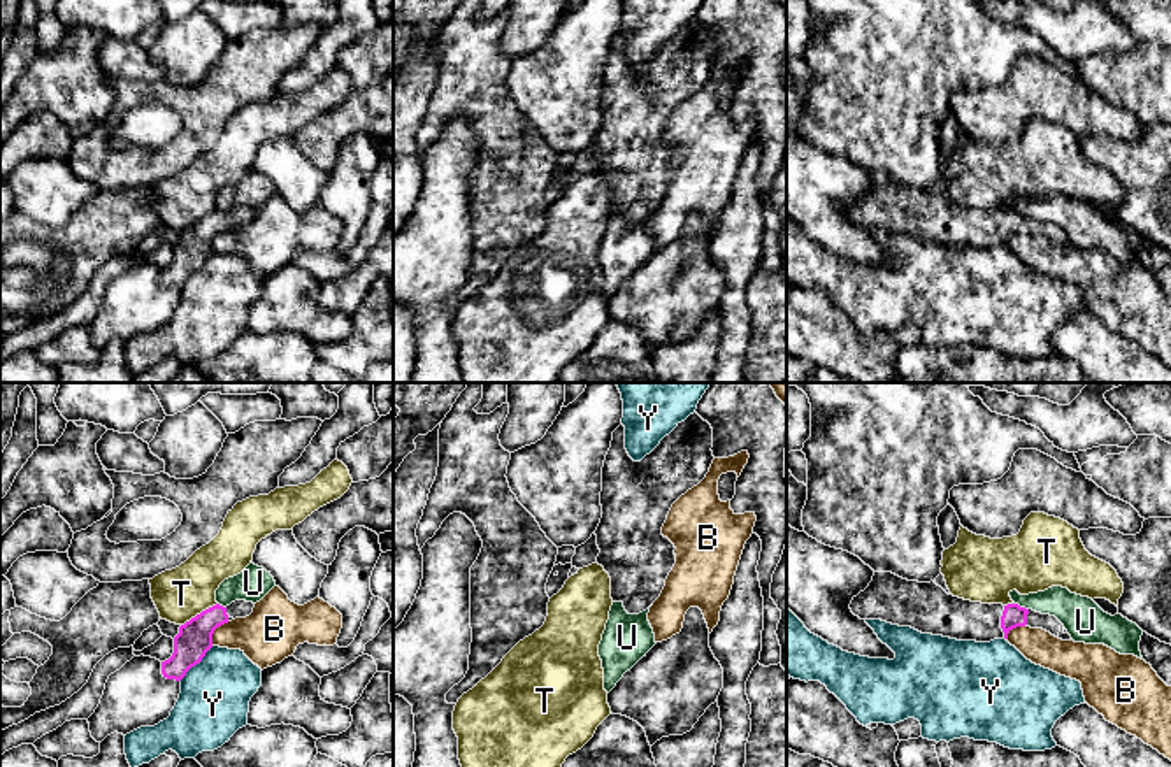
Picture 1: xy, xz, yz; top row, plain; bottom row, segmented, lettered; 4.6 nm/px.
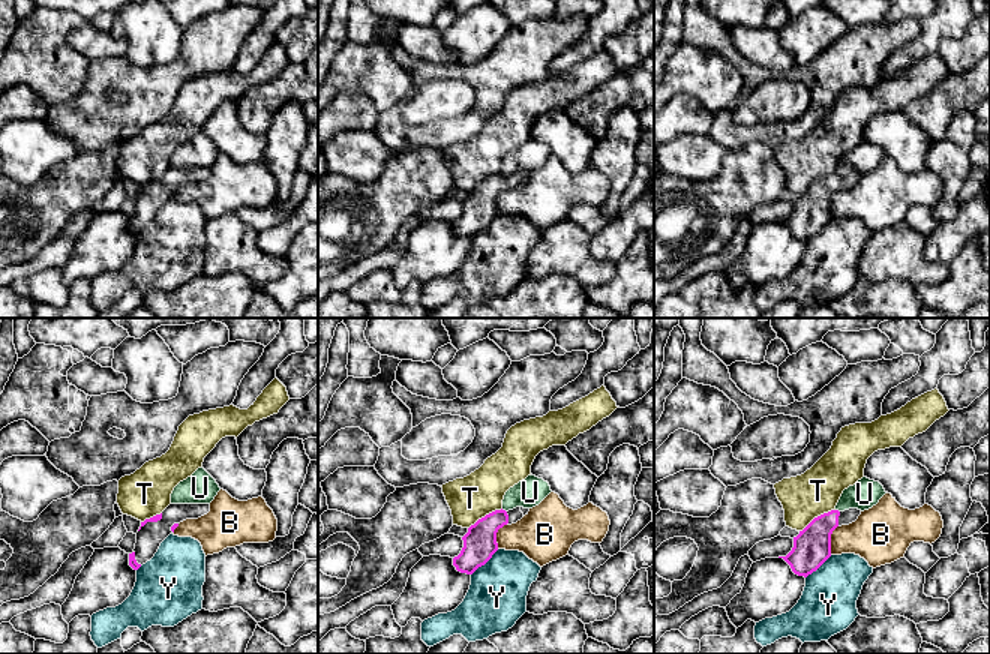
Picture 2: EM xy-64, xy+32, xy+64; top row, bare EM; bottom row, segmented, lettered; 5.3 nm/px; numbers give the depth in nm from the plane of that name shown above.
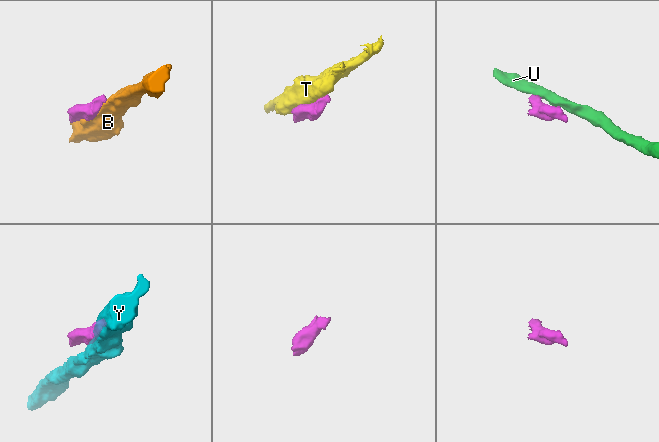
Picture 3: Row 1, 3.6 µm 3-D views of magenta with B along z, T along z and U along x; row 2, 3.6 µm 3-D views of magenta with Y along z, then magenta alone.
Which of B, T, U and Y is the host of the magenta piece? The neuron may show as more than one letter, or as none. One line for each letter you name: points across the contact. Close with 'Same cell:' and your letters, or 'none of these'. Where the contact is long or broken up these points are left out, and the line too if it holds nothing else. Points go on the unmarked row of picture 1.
Same cell: none of these

